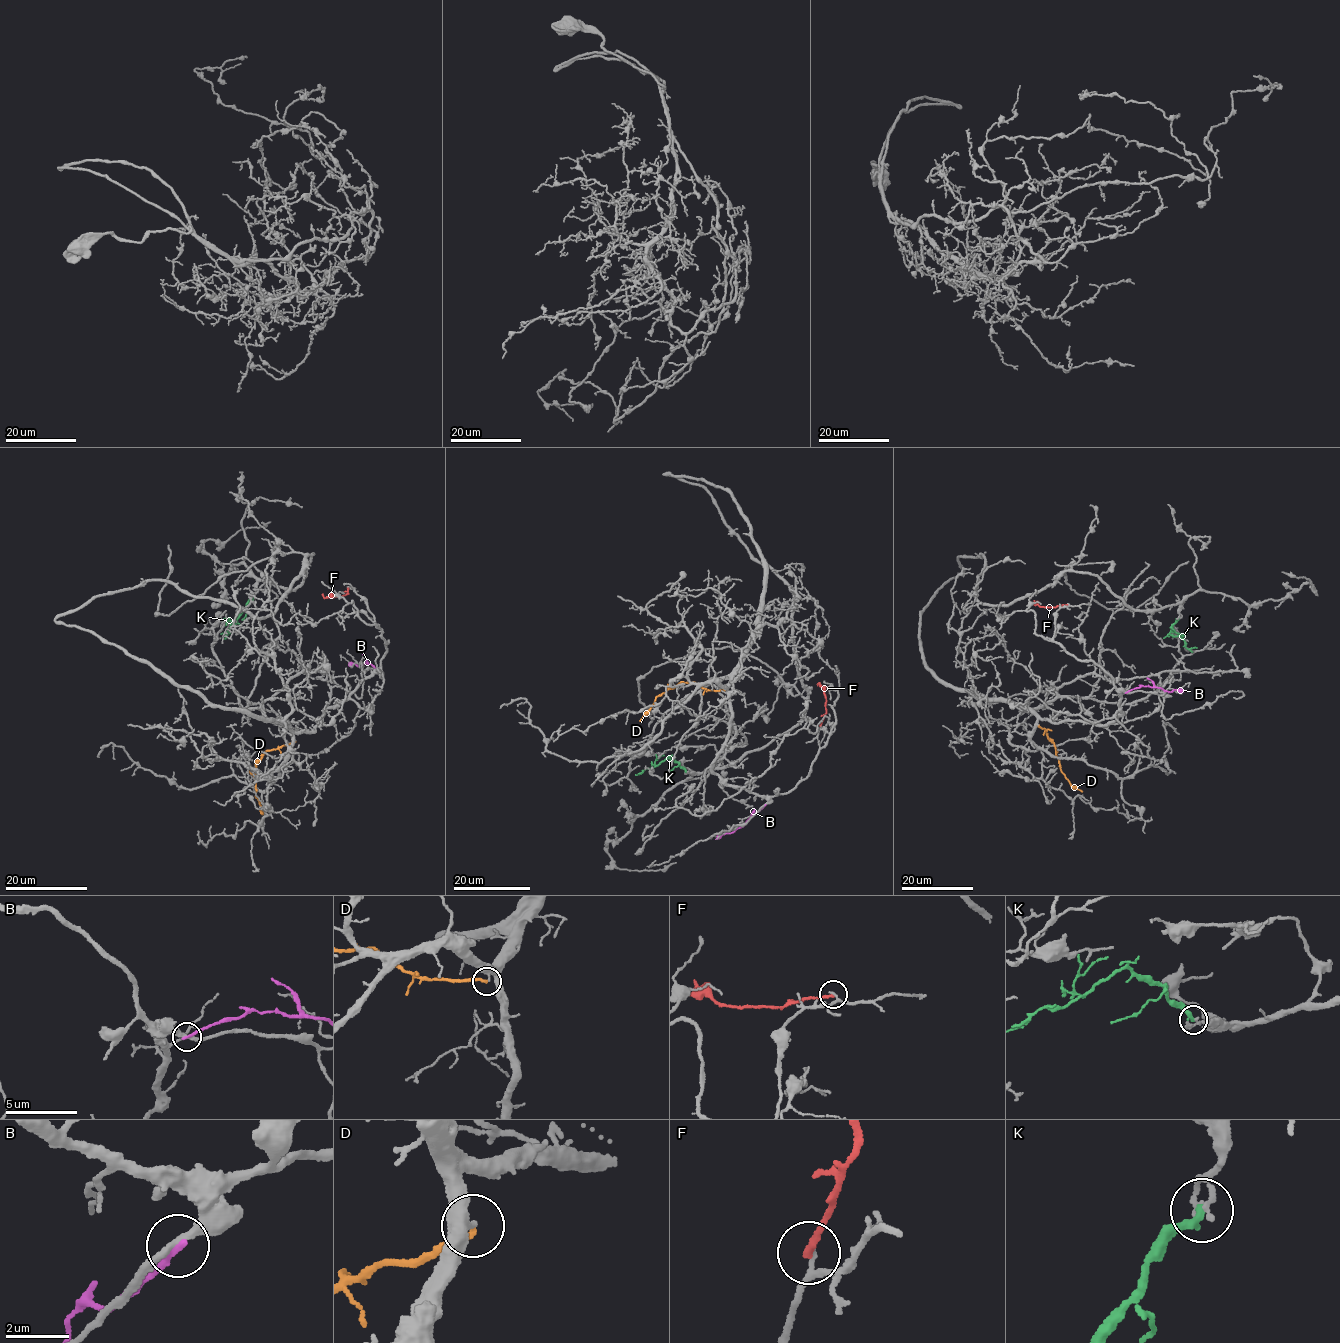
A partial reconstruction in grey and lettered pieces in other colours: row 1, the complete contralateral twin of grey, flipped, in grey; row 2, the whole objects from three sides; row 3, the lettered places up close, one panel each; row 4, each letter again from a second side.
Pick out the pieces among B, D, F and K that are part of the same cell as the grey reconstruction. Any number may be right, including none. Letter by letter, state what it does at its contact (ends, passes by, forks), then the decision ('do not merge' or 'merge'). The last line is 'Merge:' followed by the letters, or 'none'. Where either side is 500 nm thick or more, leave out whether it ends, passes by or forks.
B: it ends; do not merge
D: it ends; do not merge
F: it ends; do not merge
K: it ends; do not merge
Merge: none

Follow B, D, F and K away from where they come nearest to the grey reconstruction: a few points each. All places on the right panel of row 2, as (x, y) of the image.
B: (1126, 692), (1142, 686), (1184, 692)
D: (1038, 725), (1046, 729), (1054, 743), (1060, 770), (1071, 784), (1082, 791)
F: (1068, 604), (1053, 607), (1034, 604), (1038, 601)
K: (1178, 618), (1170, 634), (1181, 637), (1189, 649), (1196, 647)

